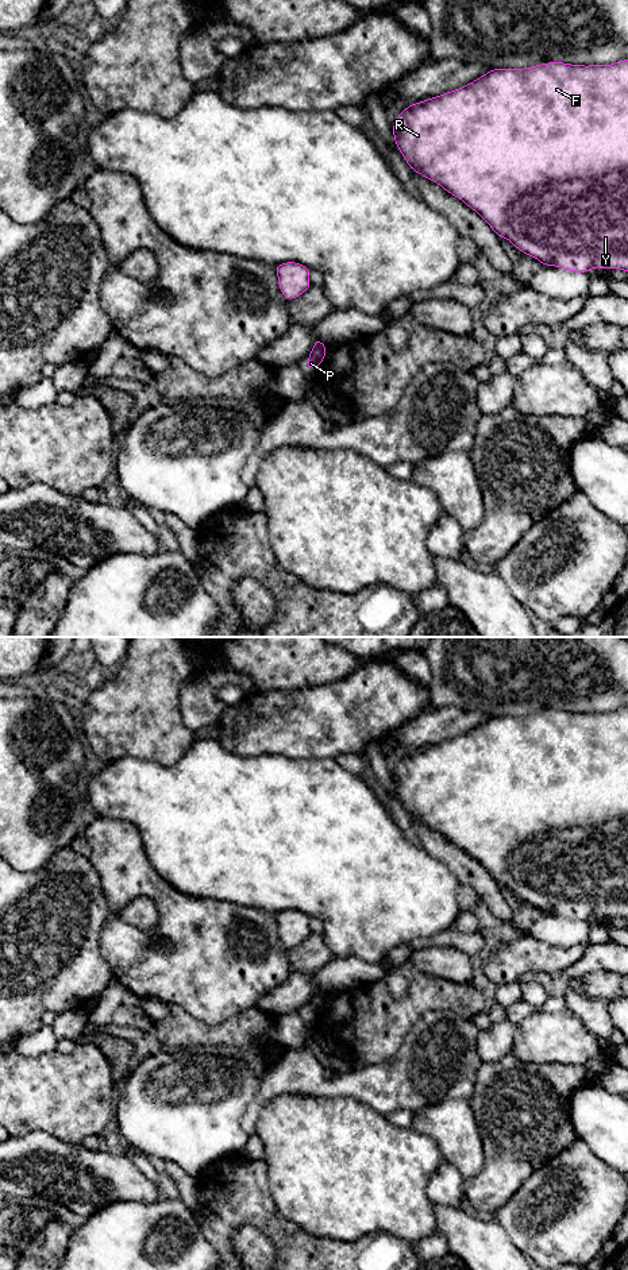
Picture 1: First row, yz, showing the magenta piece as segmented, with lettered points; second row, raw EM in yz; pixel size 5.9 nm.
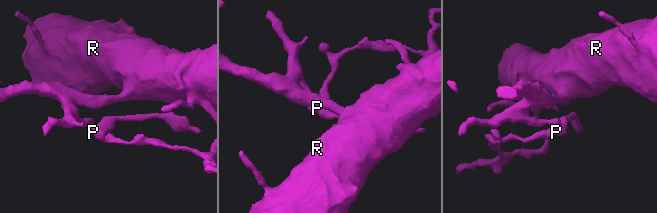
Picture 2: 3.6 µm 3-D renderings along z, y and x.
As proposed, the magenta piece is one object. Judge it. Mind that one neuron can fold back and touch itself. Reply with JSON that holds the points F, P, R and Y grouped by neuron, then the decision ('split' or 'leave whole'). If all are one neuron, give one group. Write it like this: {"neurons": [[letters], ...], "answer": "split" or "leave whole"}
{"neurons": [["F", "R", "Y"], ["P"]], "answer": "split"}

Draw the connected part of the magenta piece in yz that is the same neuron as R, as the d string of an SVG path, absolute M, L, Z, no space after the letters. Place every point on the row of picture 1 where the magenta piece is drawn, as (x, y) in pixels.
M628 59L610 65L546 62L524 69L490 69L459 89L411 104L400 111L392 130L396 146L412 171L458 197L475 211L498 238L508 239L519 251L538 259L543 266L586 274L593 267L621 269L628 273Z

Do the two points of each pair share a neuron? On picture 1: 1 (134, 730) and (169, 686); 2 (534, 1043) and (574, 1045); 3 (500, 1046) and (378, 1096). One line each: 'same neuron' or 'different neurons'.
1: same neuron
2: same neuron
3: different neurons

